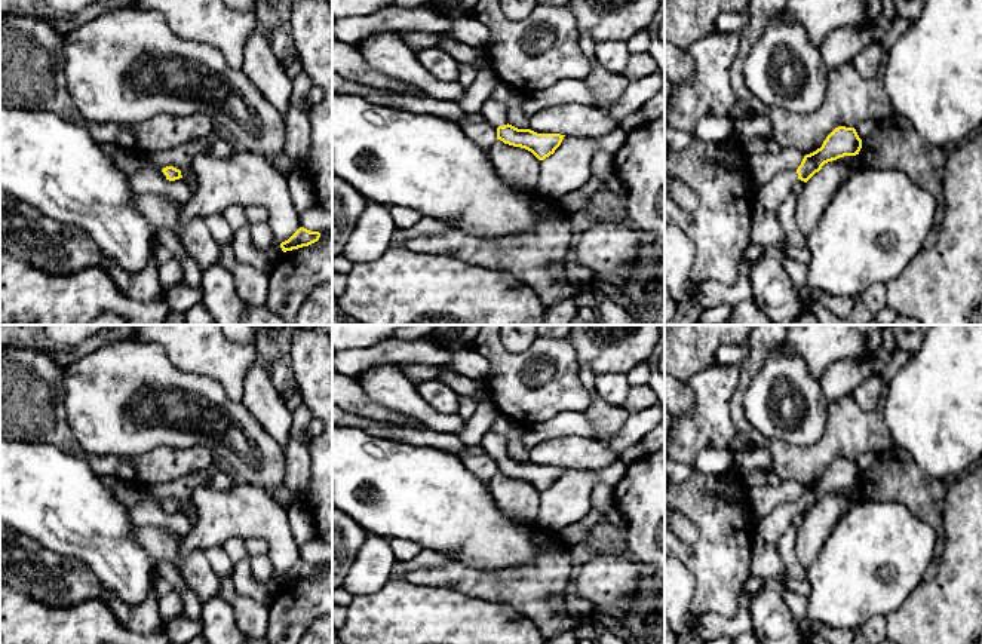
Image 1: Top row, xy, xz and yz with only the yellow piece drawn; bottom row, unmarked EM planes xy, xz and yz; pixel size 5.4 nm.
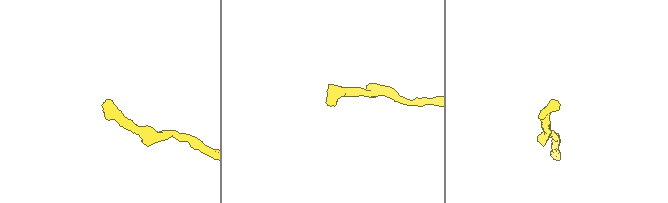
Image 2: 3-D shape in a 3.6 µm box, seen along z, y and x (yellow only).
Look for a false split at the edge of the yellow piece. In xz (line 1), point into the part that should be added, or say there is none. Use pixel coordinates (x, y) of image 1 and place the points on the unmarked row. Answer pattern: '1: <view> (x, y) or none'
1: xz (496, 444)

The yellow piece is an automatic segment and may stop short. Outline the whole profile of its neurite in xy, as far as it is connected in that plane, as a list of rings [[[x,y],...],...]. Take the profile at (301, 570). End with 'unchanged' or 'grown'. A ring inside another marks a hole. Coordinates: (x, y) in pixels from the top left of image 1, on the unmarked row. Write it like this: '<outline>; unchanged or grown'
[[[300,559],[288,573],[280,576],[283,585],[309,579],[317,574],[320,570],[319,564],[310,564],[304,559]]]; unchanged

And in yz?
[[[838,459],[826,469],[820,481],[804,488],[797,503],[776,506],[759,519],[755,530],[767,543],[776,546],[798,512],[807,515],[825,496],[844,488],[856,488],[860,481],[862,472],[856,461]]]; grown

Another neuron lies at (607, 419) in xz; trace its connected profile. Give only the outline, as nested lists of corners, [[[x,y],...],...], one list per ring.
[[[579,367],[579,378],[592,396],[592,405],[584,414],[593,424],[595,439],[613,438],[622,430],[630,414],[622,405],[611,405],[601,398],[595,387],[595,374],[589,367]]]

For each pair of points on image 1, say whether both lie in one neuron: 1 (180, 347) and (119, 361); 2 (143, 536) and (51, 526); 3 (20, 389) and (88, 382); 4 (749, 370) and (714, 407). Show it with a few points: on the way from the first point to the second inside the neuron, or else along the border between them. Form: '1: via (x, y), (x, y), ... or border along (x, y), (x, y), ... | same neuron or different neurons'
1: border along (140, 340), (157, 343), (177, 368), (192, 373) | different neurons
2: border along (135, 527), (134, 537), (149, 552) | different neurons
3: border along (60, 367), (67, 419) | different neurons
4: border along (739, 362), (739, 383), (732, 398), (730, 416) | different neurons

